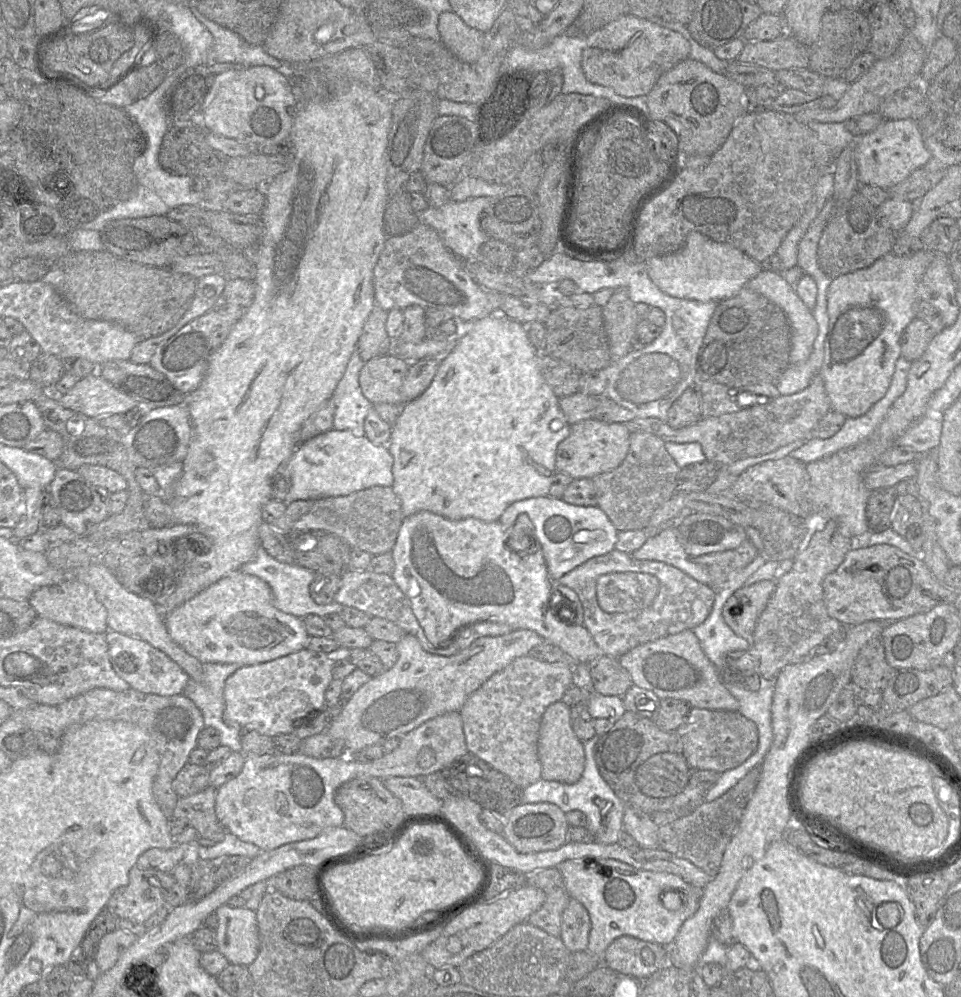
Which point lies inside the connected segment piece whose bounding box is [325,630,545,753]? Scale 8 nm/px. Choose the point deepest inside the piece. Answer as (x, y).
(420, 686)

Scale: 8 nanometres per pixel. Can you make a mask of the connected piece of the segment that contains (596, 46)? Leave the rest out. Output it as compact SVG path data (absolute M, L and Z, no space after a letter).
M627 13L585 36L581 67L586 79L591 83L611 88L624 97L636 97L647 95L658 78L679 62L687 59L689 53L690 44L680 33L649 19Z

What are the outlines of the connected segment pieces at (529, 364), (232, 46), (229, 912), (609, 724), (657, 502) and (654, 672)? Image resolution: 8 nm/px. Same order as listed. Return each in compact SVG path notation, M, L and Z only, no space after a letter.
M499 313L476 320L465 327L454 347L443 357L438 358L441 358L440 364L429 387L416 399L401 404L401 413L392 426L391 438L386 445L393 457L392 489L400 499L403 517L420 511L429 511L451 520L477 518L492 522L498 521L506 508L516 501L548 495L553 477L558 472L557 447L570 435L571 424L560 407L560 398L546 383L540 371L540 354L532 346L526 326Z
M191 7L195 18L212 34L213 43L206 57L206 64L236 63L244 66L266 65L287 75L293 82L295 65L283 64L268 54L262 45L251 45L235 32L209 20L195 8Z
M227 903L215 911L218 917L218 950L231 964L249 966L260 951L256 911L234 908Z
M593 692L586 704L598 736L607 733L626 712L623 699L619 696L604 696Z
M632 431L629 450L623 462L617 468L591 478L598 495L597 506L605 512L618 531L646 529L654 511L677 492L676 481L680 469L660 437L647 432Z
M692 630L641 644L620 656L618 661L630 674L636 686L652 691L660 699L679 699L698 709L738 711L738 701L727 688L727 681L720 679L716 666L706 656Z

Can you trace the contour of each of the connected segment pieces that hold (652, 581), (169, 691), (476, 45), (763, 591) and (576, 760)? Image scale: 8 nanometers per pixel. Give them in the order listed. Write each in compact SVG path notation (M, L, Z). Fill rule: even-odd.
M609 573L597 581L598 604L604 612L624 613L645 609L660 588L657 577L646 573Z
M108 630L104 635L112 668L130 688L159 696L182 694L190 677L167 654L141 639L123 633Z
M444 11L438 20L441 42L459 60L474 65L483 50L484 32L471 28L454 12Z
M762 580L737 589L722 607L722 616L728 627L751 641L756 622L775 588L775 580Z
M559 701L551 704L542 716L538 735L538 757L541 778L544 780L575 784L584 772L584 745L572 728L570 710L570 706Z

